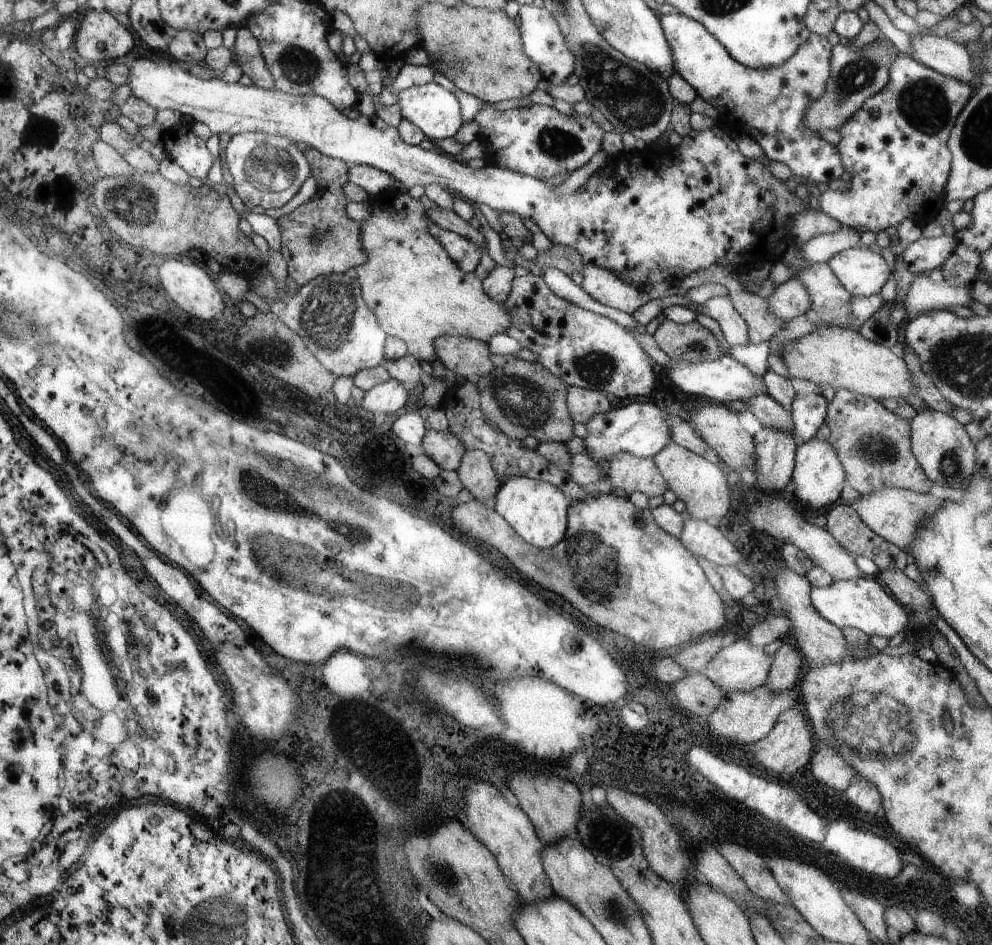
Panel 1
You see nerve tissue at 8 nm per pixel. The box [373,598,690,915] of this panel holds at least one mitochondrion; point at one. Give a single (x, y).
(445, 874)

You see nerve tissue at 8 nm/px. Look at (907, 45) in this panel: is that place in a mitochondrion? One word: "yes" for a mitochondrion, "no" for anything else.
no

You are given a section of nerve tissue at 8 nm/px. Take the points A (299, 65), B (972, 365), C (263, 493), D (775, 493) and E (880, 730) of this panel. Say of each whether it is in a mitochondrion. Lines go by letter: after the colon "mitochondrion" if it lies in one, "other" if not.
A: mitochondrion
B: mitochondrion
C: mitochondrion
D: other
E: mitochondrion

